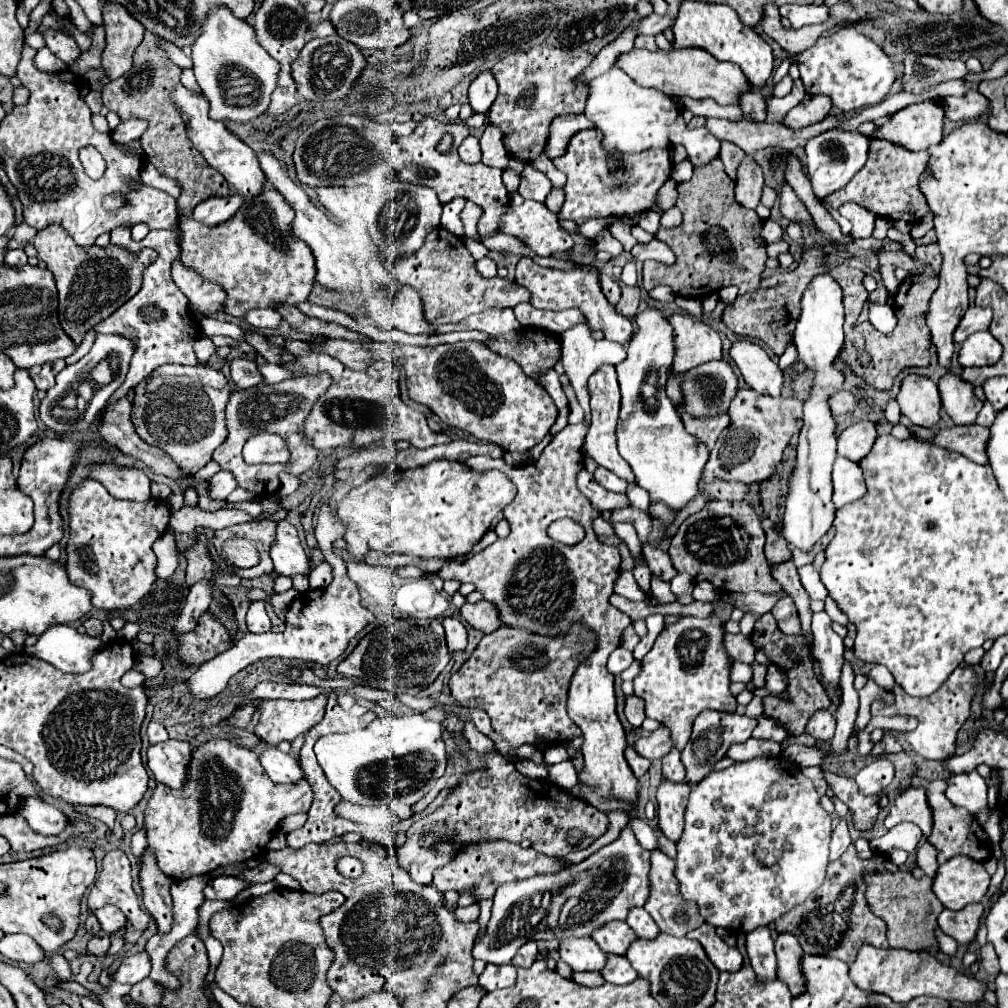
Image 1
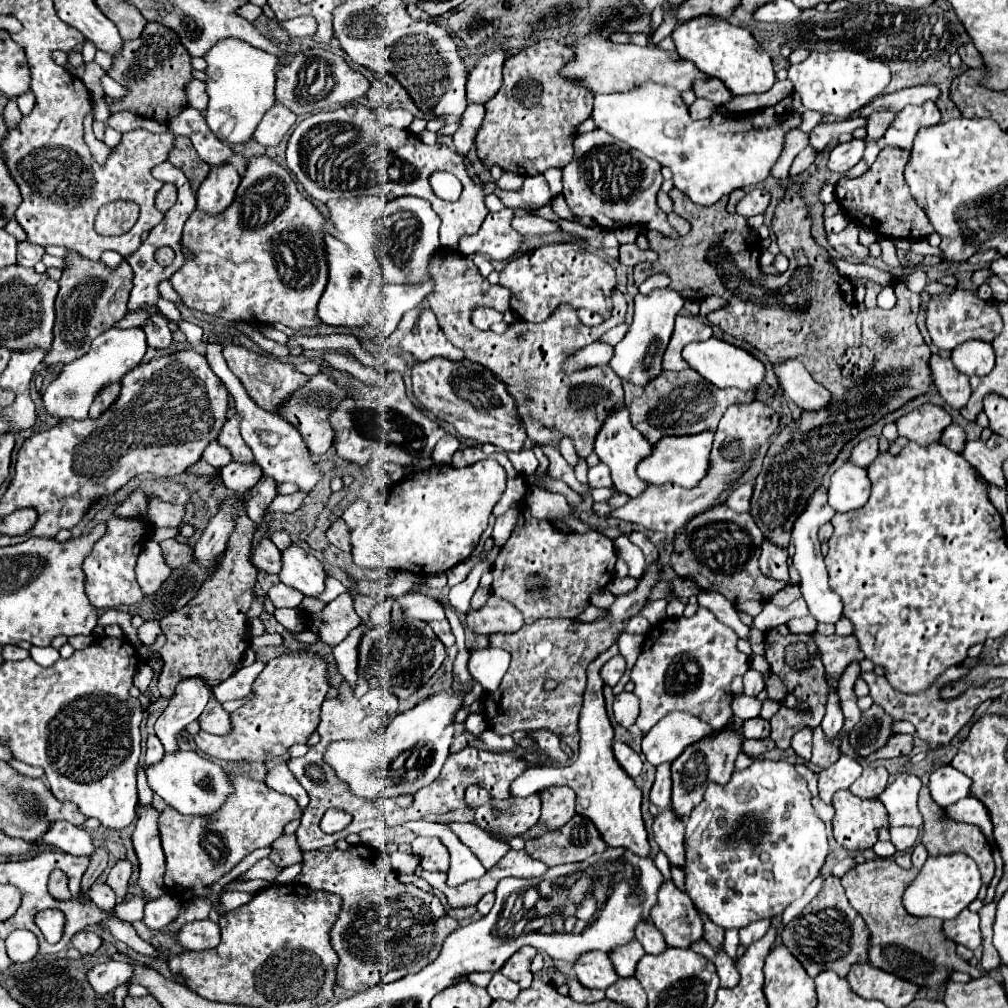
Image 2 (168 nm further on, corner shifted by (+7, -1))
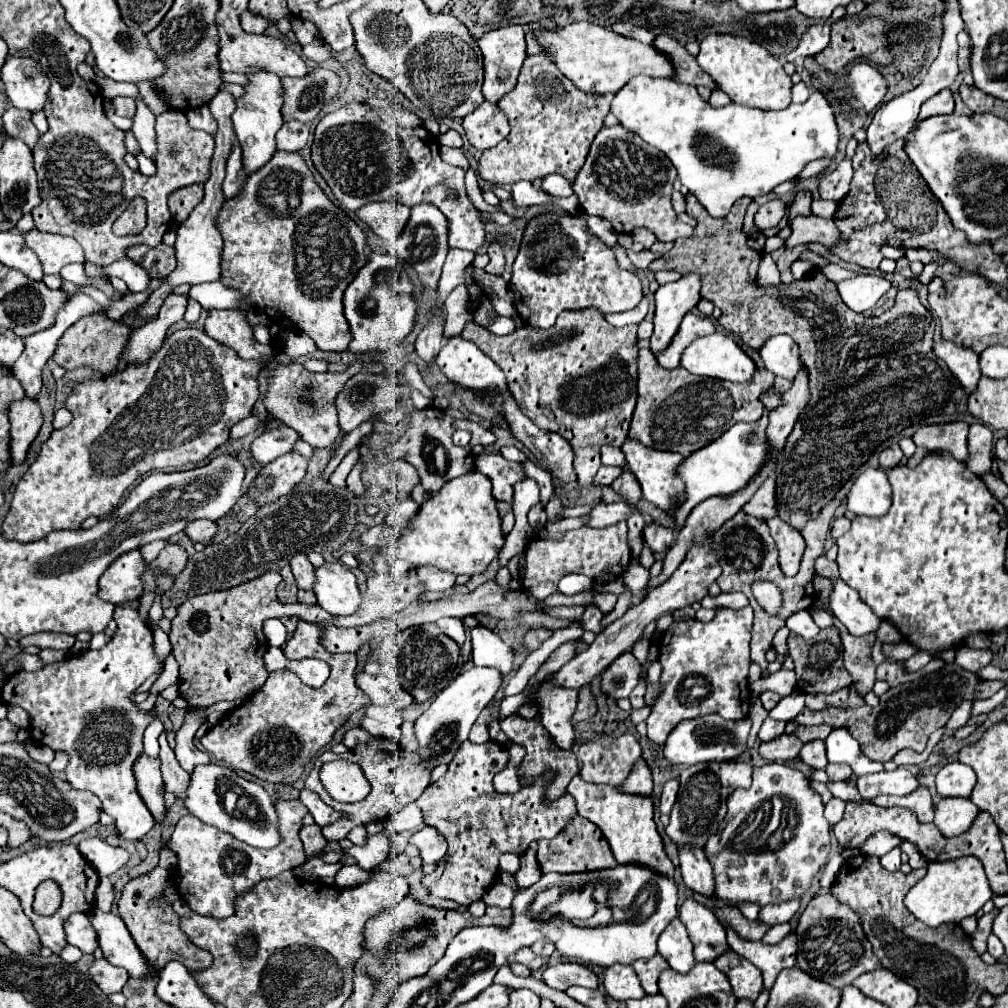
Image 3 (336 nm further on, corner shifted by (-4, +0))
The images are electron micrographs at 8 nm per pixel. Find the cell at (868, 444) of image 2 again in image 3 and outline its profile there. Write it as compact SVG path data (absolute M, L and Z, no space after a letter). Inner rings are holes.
M896 444L896 446L892 446L892 448L888 448L888 450L884 450L884 452L880 454L880 466L882 466L884 470L890 470L890 468L898 466L898 464L902 462L902 458L904 458L904 454L902 454L900 446Z

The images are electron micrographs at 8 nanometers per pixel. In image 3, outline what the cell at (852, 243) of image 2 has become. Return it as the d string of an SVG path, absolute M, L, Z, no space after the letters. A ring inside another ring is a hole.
M814 214L808 216L796 216L794 220L788 220L788 226L792 228L792 236L786 240L788 248L794 248L798 244L832 244L834 238L838 238L838 230L834 228L834 222L828 218L818 218Z

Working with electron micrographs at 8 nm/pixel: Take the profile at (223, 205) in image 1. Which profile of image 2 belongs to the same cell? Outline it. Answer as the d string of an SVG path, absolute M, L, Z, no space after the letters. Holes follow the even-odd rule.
M231 163L223 167L211 167L211 173L197 191L197 209L211 213L213 217L223 213L233 203L239 181L241 177Z

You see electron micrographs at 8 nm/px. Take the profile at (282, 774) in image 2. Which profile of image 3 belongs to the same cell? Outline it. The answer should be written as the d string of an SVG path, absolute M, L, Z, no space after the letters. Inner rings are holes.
M306 788L300 792L300 802L310 810L310 814L314 816L318 826L328 826L328 824L332 824L332 822L336 822L340 818L340 814L334 808L326 806L320 800L320 796L314 796L314 792L310 792Z

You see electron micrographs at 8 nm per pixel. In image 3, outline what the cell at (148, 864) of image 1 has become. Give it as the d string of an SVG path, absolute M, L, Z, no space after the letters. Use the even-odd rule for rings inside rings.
M140 754L140 758L134 762L134 778L136 778L136 790L142 796L144 804L156 816L156 822L162 822L166 816L166 808L164 808L160 760L150 758L148 754Z

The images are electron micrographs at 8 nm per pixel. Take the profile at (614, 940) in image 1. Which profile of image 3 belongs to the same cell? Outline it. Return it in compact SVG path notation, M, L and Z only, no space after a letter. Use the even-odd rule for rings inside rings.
M656 954L654 960L638 960L638 964L634 964L640 984L648 994L658 994L658 976L668 968L668 962L660 954Z

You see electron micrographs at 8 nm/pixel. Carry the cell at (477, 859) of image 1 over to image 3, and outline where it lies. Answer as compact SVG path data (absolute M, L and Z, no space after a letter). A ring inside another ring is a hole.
M424 826L408 842L420 850L420 858L428 864L436 864L446 856L446 838L432 826Z

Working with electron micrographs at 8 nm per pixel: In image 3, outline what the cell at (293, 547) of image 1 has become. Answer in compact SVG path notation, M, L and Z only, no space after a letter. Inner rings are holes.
M330 564L316 568L314 594L318 604L332 616L350 616L362 604L362 594L356 586L356 576L344 564Z

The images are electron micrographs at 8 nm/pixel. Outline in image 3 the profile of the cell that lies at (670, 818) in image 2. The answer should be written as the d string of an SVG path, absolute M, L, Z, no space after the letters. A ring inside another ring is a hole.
M684 848L684 850L678 850L678 856L680 856L680 870L682 870L684 884L692 892L712 898L714 896L714 872L712 872L712 866L706 854L692 850L692 848Z

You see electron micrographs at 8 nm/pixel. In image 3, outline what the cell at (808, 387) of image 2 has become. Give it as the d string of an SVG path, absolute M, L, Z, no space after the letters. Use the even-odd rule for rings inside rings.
M786 334L768 338L758 350L758 354L766 370L774 372L776 376L788 378L788 380L794 380L798 374L798 368L802 368L802 362L798 360L798 346Z

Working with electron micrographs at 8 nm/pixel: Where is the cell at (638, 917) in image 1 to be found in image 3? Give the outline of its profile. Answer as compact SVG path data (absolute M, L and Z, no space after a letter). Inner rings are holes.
M680 918L670 920L670 924L664 928L664 932L658 938L658 952L660 956L680 974L688 974L694 966L694 954L692 954L692 942L688 938L688 932Z

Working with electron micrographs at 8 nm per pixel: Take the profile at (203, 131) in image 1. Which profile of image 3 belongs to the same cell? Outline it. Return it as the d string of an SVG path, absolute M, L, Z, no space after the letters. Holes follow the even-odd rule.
M198 106L198 108L192 108L188 112L188 122L192 128L198 128L198 130L206 130L208 134L214 136L216 132L216 118L210 114L210 108L208 106Z

